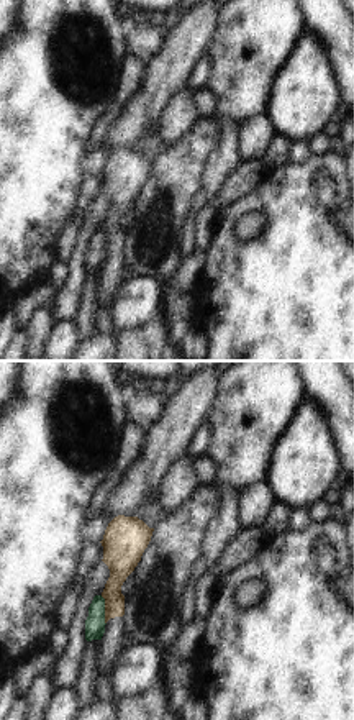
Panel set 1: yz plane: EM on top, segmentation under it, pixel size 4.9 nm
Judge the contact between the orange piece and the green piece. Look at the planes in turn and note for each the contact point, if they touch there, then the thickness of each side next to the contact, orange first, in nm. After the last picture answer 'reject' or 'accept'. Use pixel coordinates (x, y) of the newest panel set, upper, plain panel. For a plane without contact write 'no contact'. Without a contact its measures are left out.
meets orange at (105, 243); 140 nm thick on the orange side, 100 nm on the other

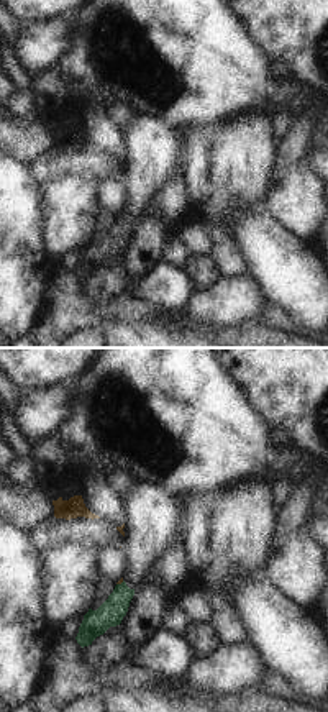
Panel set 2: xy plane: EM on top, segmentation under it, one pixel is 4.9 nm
meets orange at (120, 215); 20 nm thick on the orange side, 130 nm on the other

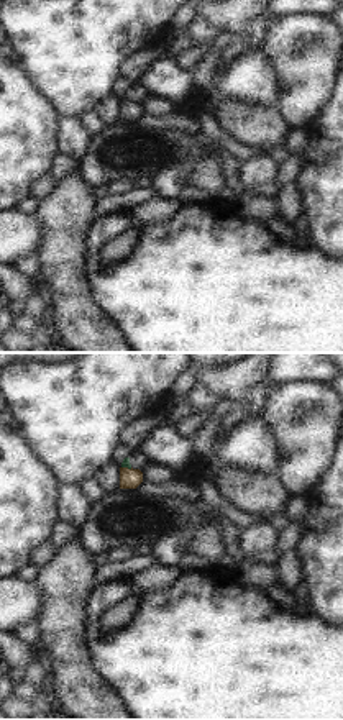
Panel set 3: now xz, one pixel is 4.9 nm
meets orange at (127, 100); 100 nm thick on the orange side, 40 nm on the other

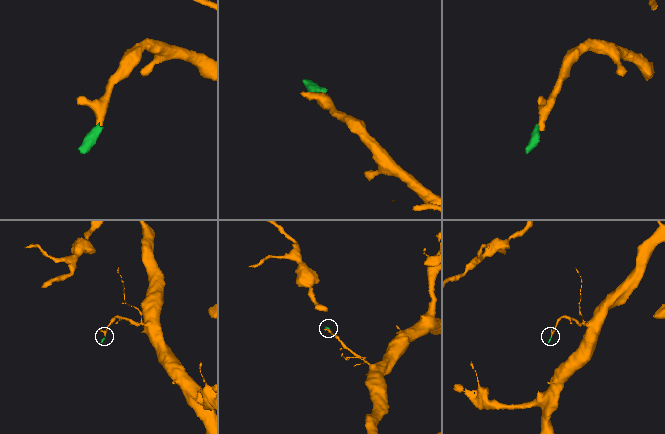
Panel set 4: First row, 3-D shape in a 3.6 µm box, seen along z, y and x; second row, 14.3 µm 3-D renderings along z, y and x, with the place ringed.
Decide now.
reject

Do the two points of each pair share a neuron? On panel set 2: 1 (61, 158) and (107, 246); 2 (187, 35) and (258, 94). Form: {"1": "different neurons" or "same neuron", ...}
{"1": "different neurons", "2": "same neuron"}

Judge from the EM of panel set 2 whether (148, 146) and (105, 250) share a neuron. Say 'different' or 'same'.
same

